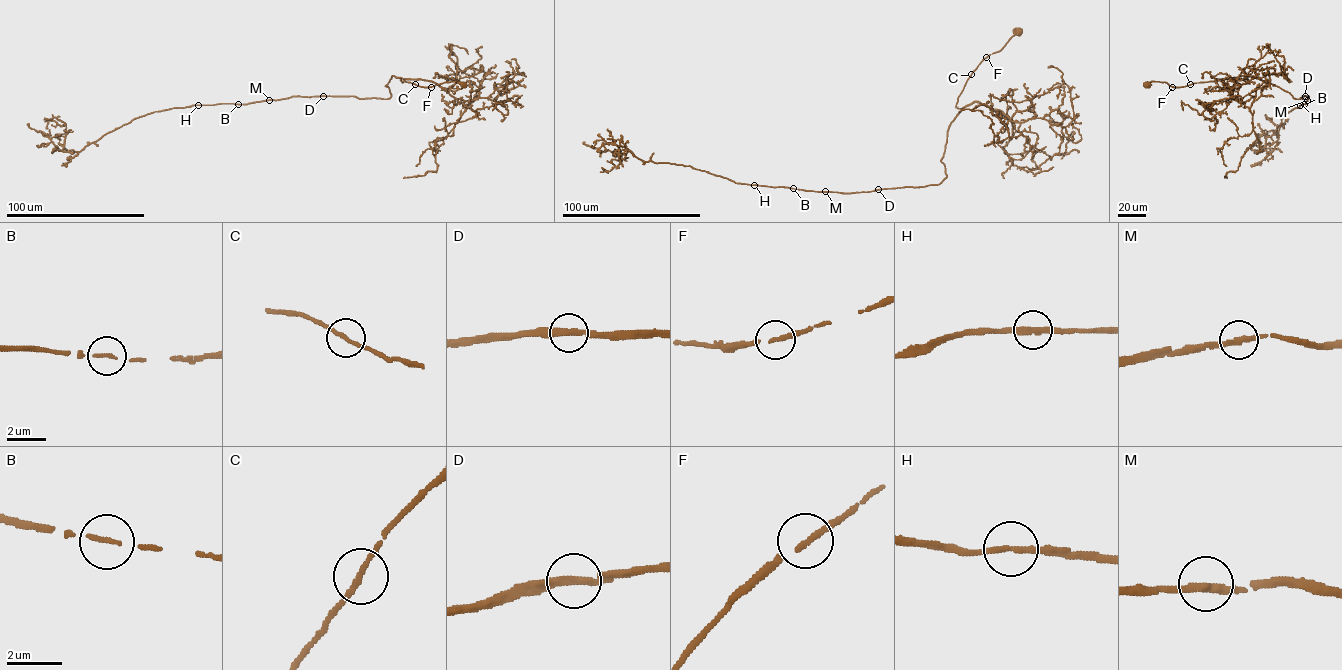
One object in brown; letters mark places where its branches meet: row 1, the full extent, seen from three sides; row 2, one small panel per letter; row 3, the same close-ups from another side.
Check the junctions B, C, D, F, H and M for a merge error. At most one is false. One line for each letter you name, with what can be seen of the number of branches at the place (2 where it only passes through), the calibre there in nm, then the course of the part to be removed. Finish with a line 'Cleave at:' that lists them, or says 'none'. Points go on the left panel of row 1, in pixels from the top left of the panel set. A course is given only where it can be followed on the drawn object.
Cleave at: none

